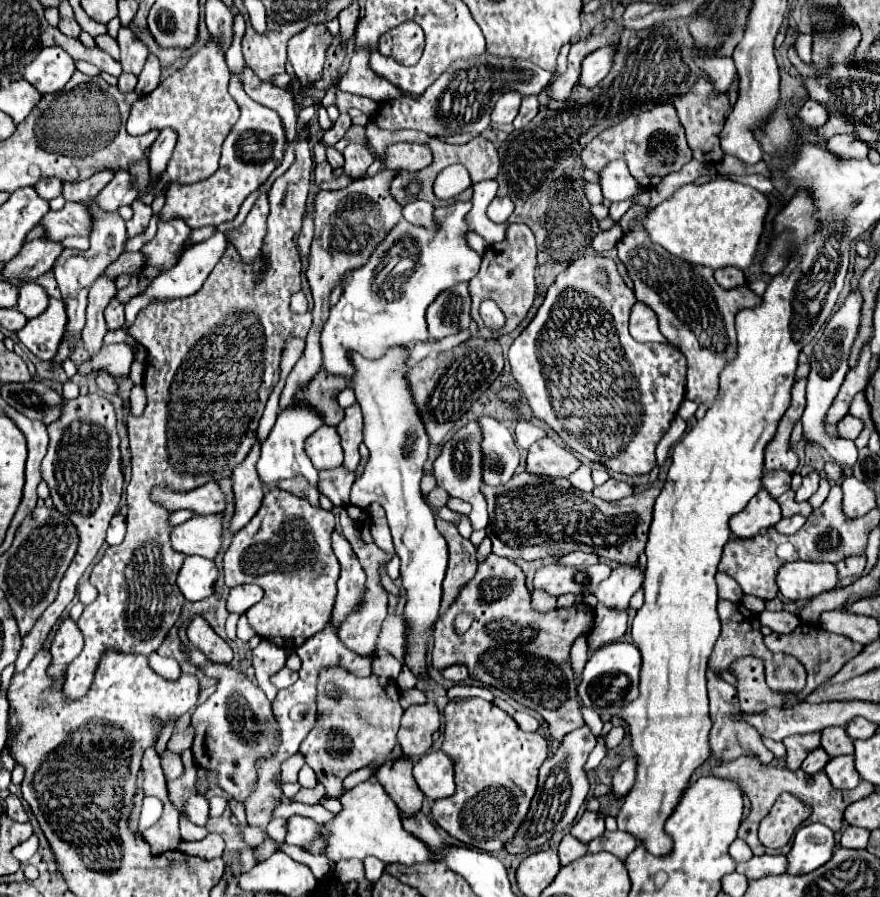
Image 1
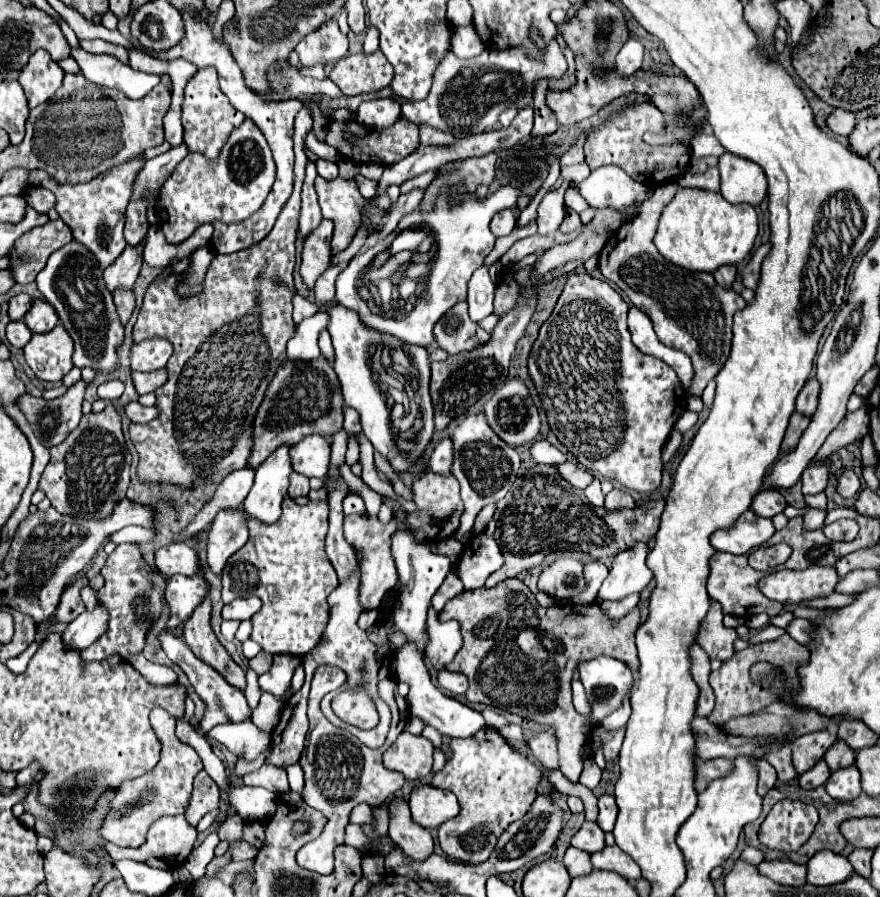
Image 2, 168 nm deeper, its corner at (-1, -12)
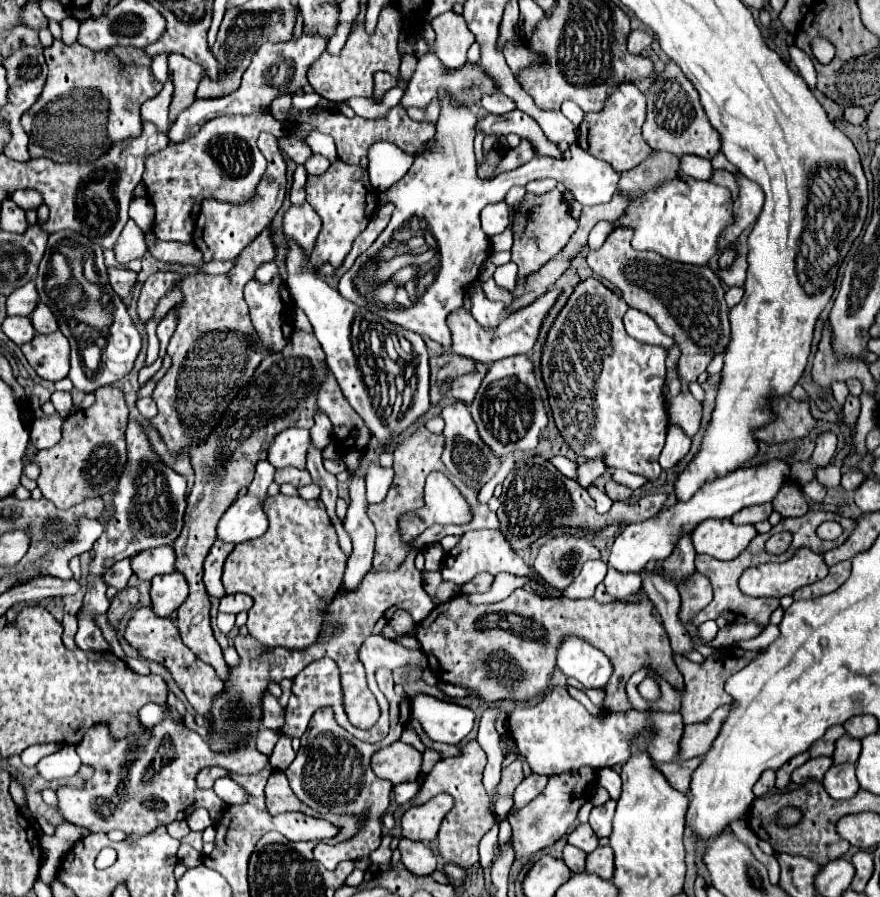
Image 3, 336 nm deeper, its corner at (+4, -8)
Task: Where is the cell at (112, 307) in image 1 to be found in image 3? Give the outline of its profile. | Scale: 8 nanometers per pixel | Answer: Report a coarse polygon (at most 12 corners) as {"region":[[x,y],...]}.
{"region":[[108,268],[110,286],[126,300],[138,274],[126,268]]}

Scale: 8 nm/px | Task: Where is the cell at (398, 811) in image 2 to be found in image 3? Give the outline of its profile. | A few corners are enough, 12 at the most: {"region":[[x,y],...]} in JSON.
{"region":[[400,838],[402,864],[416,876],[436,870],[426,844]]}

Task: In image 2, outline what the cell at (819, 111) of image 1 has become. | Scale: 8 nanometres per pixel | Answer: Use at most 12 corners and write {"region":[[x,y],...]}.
{"region":[[835,110],[827,118],[833,134],[849,136],[857,120],[853,112]]}

